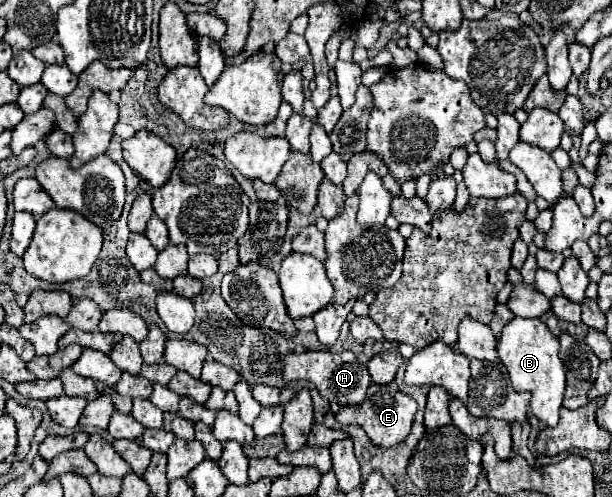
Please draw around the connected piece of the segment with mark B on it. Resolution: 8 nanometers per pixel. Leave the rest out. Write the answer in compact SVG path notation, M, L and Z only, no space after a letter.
M512 318L500 338L498 338L498 356L510 374L510 382L516 392L532 392L530 408L534 416L546 426L558 424L558 410L564 398L564 364L558 356L560 342L540 318Z

